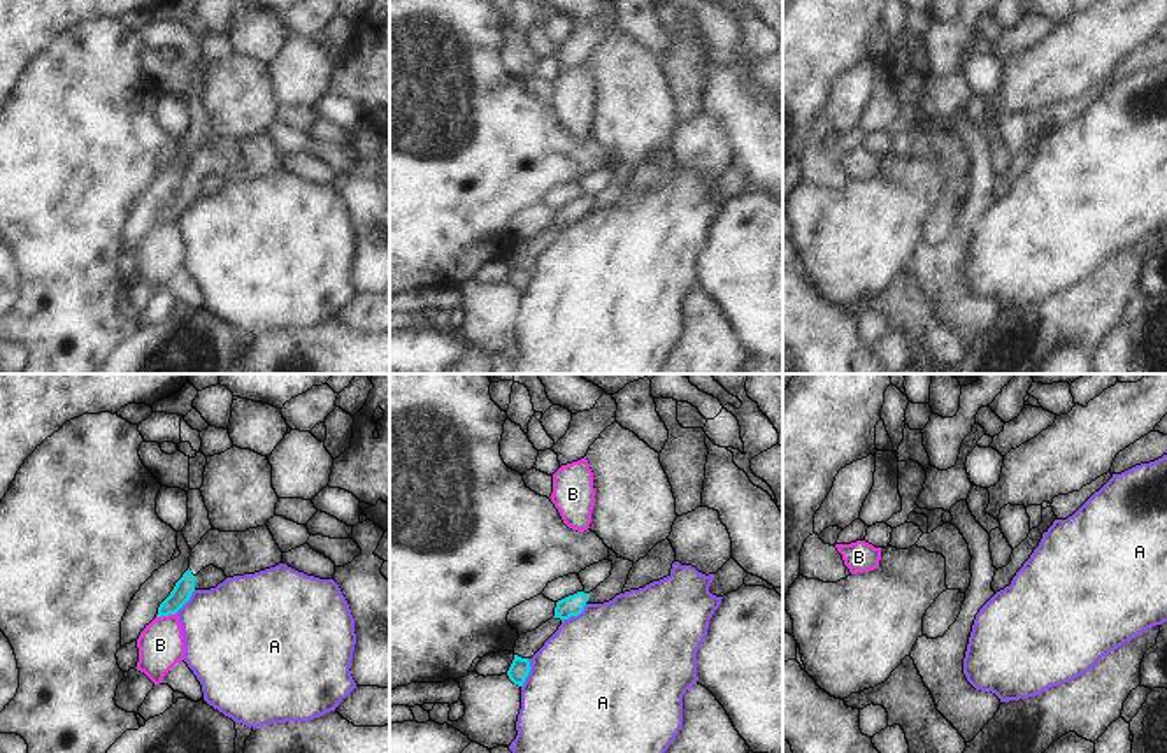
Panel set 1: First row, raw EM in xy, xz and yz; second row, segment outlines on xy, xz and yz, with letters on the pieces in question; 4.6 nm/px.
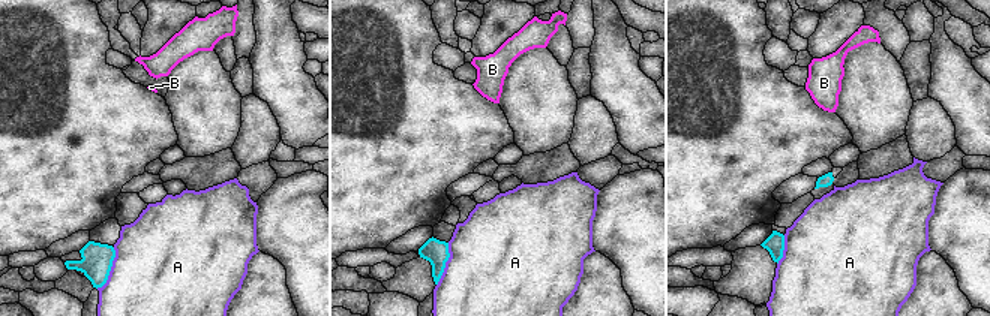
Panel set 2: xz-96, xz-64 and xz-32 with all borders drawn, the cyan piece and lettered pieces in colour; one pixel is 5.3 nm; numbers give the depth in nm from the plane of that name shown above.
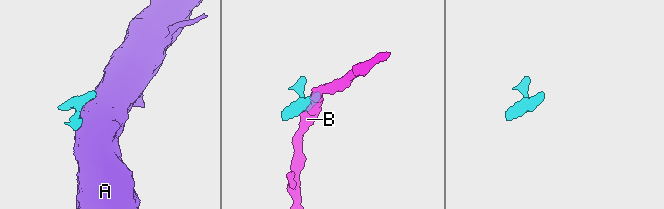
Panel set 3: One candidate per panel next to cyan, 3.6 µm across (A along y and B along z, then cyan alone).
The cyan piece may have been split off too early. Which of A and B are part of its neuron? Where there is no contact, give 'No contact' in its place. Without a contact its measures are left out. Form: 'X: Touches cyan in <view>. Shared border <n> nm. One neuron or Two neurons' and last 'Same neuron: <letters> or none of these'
A: Touches cyan in xz. Shared border 150 nm. Two neurons
B: Touches cyan in xy. Shared border 100 nm. Two neurons
Same neuron: none of these.

